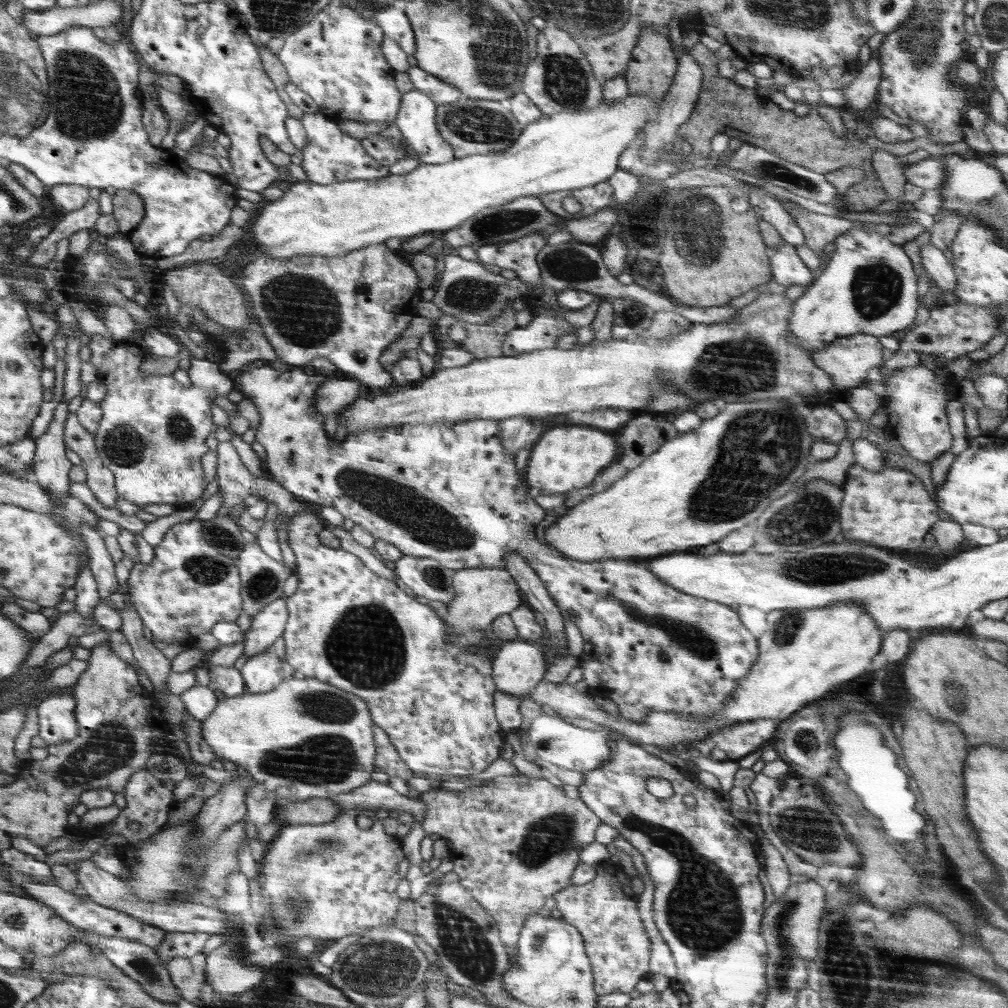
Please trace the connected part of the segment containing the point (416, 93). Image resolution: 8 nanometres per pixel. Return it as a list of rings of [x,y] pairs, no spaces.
[[[416,89],[404,93],[394,124],[400,129],[410,154],[418,158],[421,164],[442,164],[455,159],[452,146],[437,131],[435,118],[436,104],[428,95]]]

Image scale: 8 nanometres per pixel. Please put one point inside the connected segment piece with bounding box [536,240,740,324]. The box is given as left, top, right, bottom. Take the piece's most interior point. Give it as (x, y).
(570, 265)

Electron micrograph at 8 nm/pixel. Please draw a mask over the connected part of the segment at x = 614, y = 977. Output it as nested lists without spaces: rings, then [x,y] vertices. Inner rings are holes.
[[[604,862],[594,865],[595,877],[580,886],[568,886],[564,890],[554,894],[556,907],[562,914],[561,919],[575,926],[582,935],[585,953],[588,955],[593,973],[593,989],[600,996],[611,992],[632,992],[632,988],[646,976],[648,972],[648,960],[650,960],[650,940],[646,936],[646,930],[642,926],[642,919],[638,916],[634,892],[622,892],[632,890],[630,880],[624,872],[614,870],[614,866],[604,866]]]

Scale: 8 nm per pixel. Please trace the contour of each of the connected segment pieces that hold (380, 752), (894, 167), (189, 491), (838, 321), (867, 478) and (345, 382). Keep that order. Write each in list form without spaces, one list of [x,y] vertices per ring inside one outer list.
[[[374,726],[375,735],[375,766],[381,772],[408,781],[413,776],[416,776],[413,770],[410,770],[400,759],[398,751],[395,746],[390,742],[390,737],[379,726]]]
[[[876,150],[872,165],[879,182],[882,183],[882,188],[888,193],[888,200],[905,202],[904,186],[907,183],[903,174],[905,166],[898,158],[886,150]]]
[[[91,334],[87,347],[90,349],[89,361],[98,370],[97,378],[102,381],[102,384],[106,386],[106,396],[99,402],[103,415],[102,420],[98,426],[98,431],[95,434],[95,447],[98,451],[98,456],[101,458],[102,464],[109,468],[115,476],[115,487],[117,494],[119,494],[125,500],[143,507],[147,504],[173,504],[178,509],[192,508],[192,504],[200,504],[200,500],[204,500],[204,496],[208,496],[208,468],[204,468],[204,456],[208,456],[210,448],[206,444],[208,436],[212,432],[216,432],[216,396],[225,396],[234,388],[234,380],[230,379],[223,370],[219,368],[219,365],[212,361],[206,360],[194,360],[192,359],[192,368],[190,367],[187,372],[191,380],[191,386],[183,386],[181,383],[174,379],[173,375],[143,375],[140,373],[140,363],[142,362],[141,355],[136,356],[130,352],[128,345],[123,342],[116,341],[112,337],[106,338],[99,334]]]
[[[856,225],[850,230],[843,232],[839,237],[835,237],[834,243],[836,245],[836,250],[830,256],[830,260],[828,260],[820,277],[813,282],[810,289],[805,291],[797,300],[795,300],[793,303],[792,314],[788,319],[788,330],[793,334],[793,339],[801,346],[801,349],[804,352],[809,354],[809,356],[811,356],[814,351],[823,349],[828,343],[831,343],[840,337],[855,335],[858,333],[866,333],[876,337],[891,336],[893,332],[898,332],[914,325],[916,310],[918,310],[919,306],[917,275],[914,273],[915,268],[901,245],[894,244],[888,237],[882,236],[877,230],[864,228],[860,225]]]
[[[854,464],[841,488],[843,499],[838,540],[870,542],[895,551],[919,549],[924,535],[939,519],[939,507],[930,499],[922,481],[906,469],[888,466],[870,472]]]
[[[329,377],[316,389],[313,398],[315,410],[320,414],[340,411],[345,408],[345,405],[349,405],[353,400],[362,396],[360,388],[364,388],[364,384],[357,379]]]

